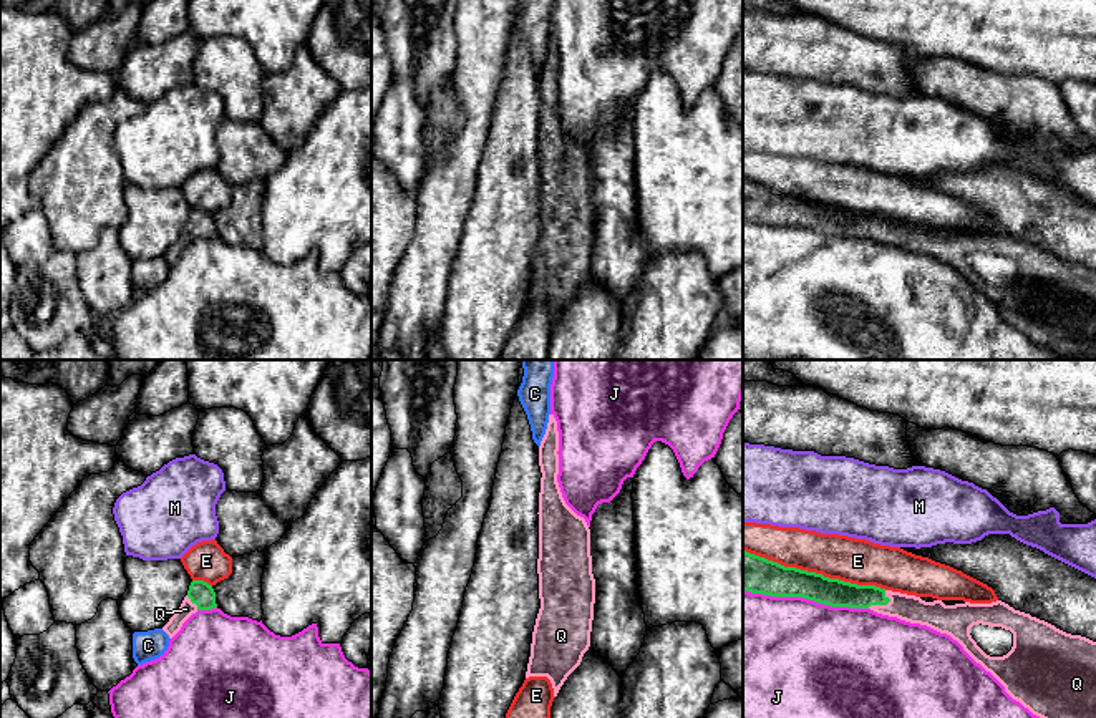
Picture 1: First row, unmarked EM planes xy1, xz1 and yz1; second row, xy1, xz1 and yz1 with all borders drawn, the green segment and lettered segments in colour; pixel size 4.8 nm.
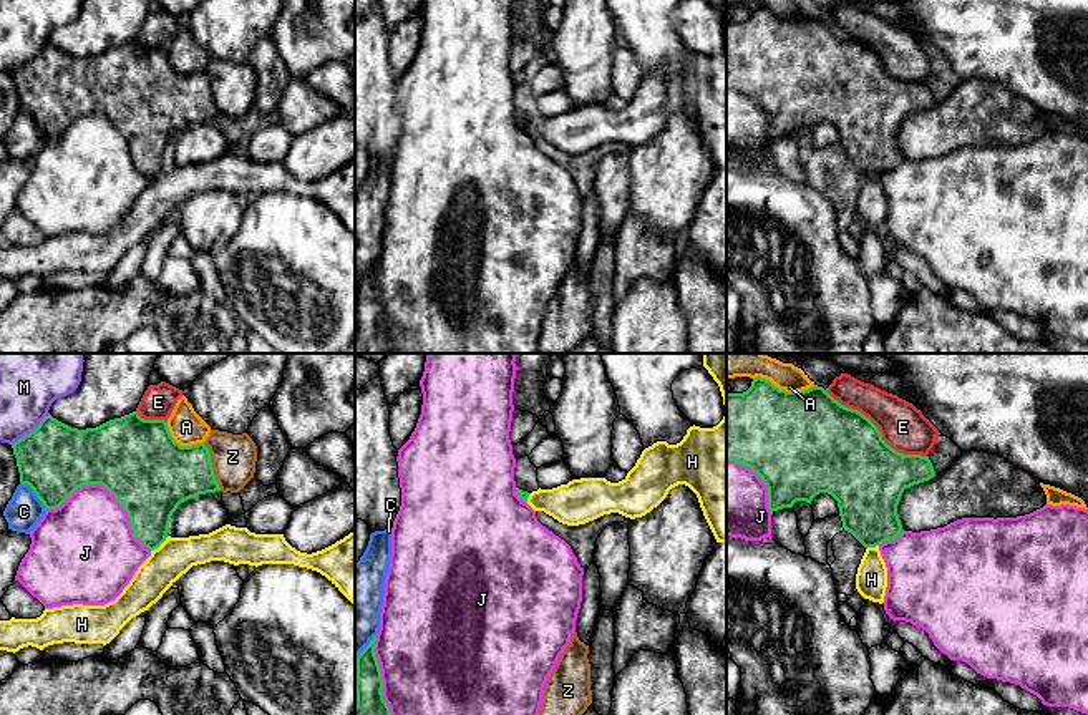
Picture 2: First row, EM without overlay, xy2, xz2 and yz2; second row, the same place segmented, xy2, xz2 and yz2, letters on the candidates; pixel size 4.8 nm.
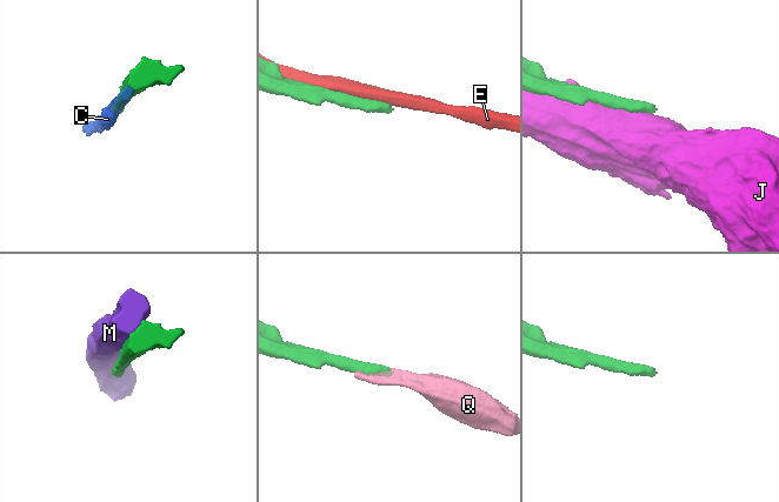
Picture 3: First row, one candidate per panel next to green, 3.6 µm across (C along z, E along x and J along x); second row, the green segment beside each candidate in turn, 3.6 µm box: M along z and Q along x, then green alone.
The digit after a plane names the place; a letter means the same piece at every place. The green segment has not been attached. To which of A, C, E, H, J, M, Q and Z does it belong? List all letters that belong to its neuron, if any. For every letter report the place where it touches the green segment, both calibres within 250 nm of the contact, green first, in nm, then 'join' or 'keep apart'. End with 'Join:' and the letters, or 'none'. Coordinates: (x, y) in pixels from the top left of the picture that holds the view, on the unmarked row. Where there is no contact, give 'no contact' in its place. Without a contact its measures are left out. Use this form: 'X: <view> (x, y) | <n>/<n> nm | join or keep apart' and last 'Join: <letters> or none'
A: yz2 (785, 19) | 480/100 nm | keep apart
C: xy2 (34, 120) | 360/170 nm | keep apart
E: yz1 (814, 201) | 170/220 nm | keep apart
H: xy2 (160, 173) | 280/180 nm | keep apart
J: yz1 (806, 226) | 180/480 nm | keep apart
M: xy2 (30, 60) | 360/260 nm | keep apart
Q: yz1 (882, 232) | 140/130 nm | join
Z: xy2 (211, 95) | 340/220 nm | keep apart
Join: Q

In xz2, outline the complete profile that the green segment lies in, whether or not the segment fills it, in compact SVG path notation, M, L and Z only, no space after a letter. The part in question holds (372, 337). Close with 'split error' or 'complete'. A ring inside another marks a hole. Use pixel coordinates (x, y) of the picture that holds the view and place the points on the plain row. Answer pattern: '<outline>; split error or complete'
M376 264L357 285L355 353L395 353L390 335L381 322L383 309L380 292L375 284L375 269Z; complete

